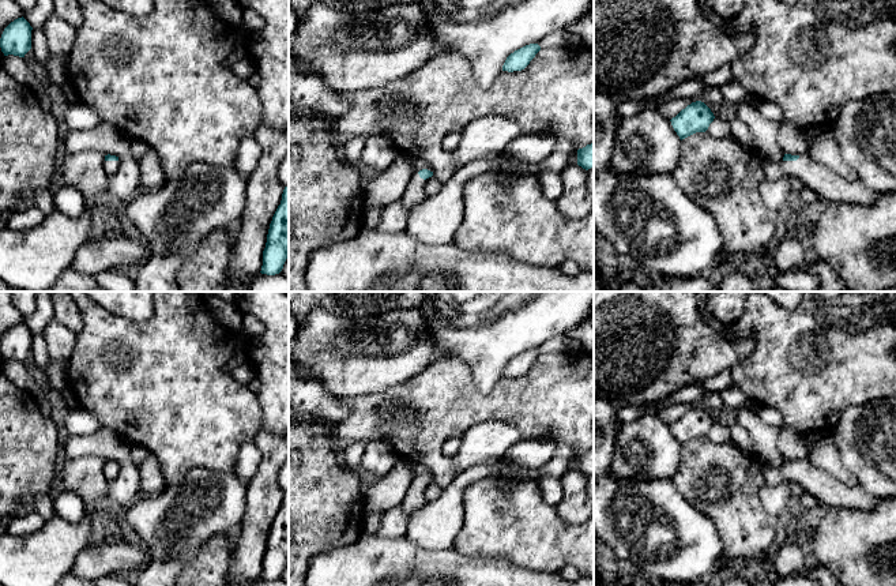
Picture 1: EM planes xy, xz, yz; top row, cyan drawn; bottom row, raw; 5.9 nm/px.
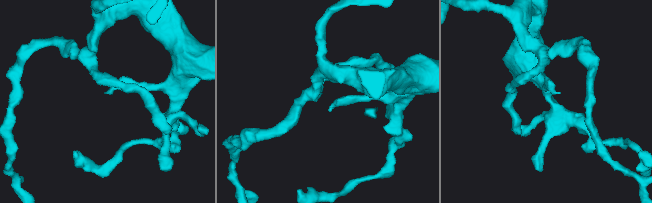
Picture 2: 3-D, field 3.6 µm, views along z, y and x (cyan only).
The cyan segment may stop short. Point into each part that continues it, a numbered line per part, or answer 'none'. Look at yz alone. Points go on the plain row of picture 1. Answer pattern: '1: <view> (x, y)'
1: yz (829, 491)

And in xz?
1: xz (414, 498)

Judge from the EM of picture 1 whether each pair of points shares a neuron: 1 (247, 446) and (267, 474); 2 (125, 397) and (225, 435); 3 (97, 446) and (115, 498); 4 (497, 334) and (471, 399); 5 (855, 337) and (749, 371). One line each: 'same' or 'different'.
1: different
2: same
3: same
4: different
5: same

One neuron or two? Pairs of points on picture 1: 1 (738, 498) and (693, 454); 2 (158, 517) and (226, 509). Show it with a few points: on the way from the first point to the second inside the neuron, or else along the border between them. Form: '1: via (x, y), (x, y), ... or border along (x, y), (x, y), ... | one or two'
1: via (727, 489), (704, 465) | one
2: via (174, 510), (210, 510) | one

